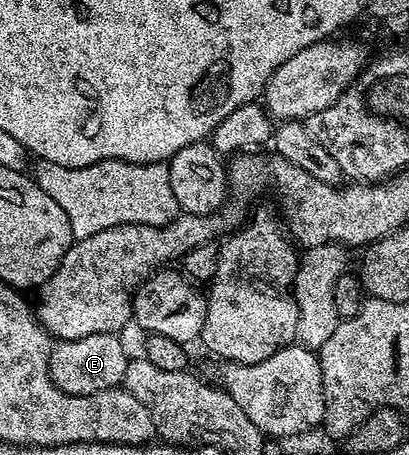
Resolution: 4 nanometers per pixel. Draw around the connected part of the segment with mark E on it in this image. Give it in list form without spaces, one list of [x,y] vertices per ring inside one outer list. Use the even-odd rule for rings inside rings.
[[[97,334],[80,336],[80,340],[55,341],[50,352],[50,375],[56,388],[72,396],[88,396],[121,387],[130,358],[120,339],[118,334]]]

